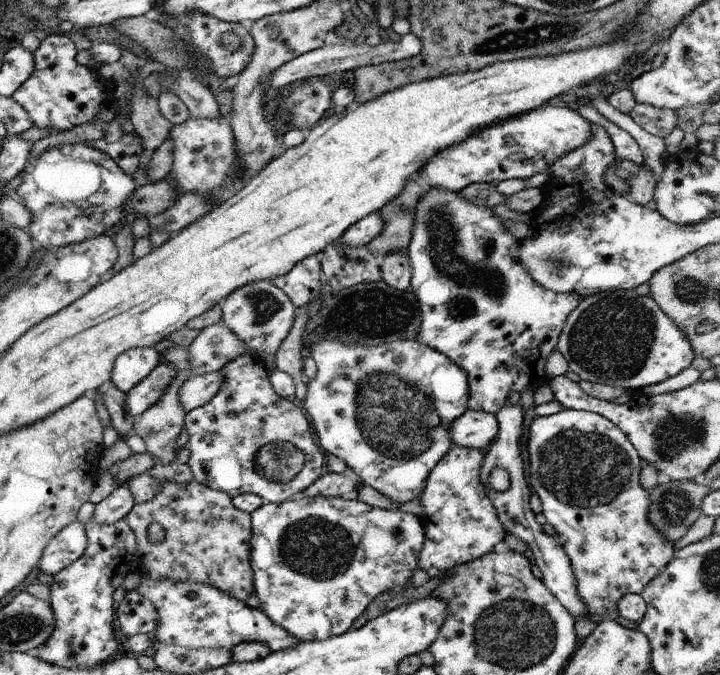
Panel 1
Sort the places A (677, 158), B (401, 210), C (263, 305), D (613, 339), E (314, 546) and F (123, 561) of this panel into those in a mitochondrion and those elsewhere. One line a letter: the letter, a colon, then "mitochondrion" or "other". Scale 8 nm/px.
A: other
B: mitochondrion
C: mitochondrion
D: mitochondrion
E: mitochondrion
F: other

